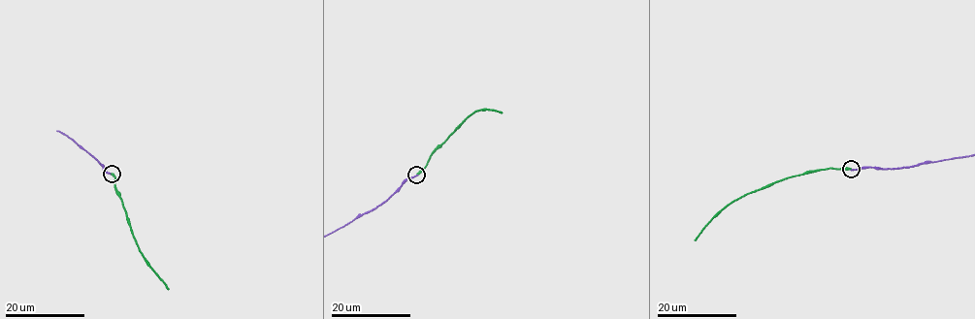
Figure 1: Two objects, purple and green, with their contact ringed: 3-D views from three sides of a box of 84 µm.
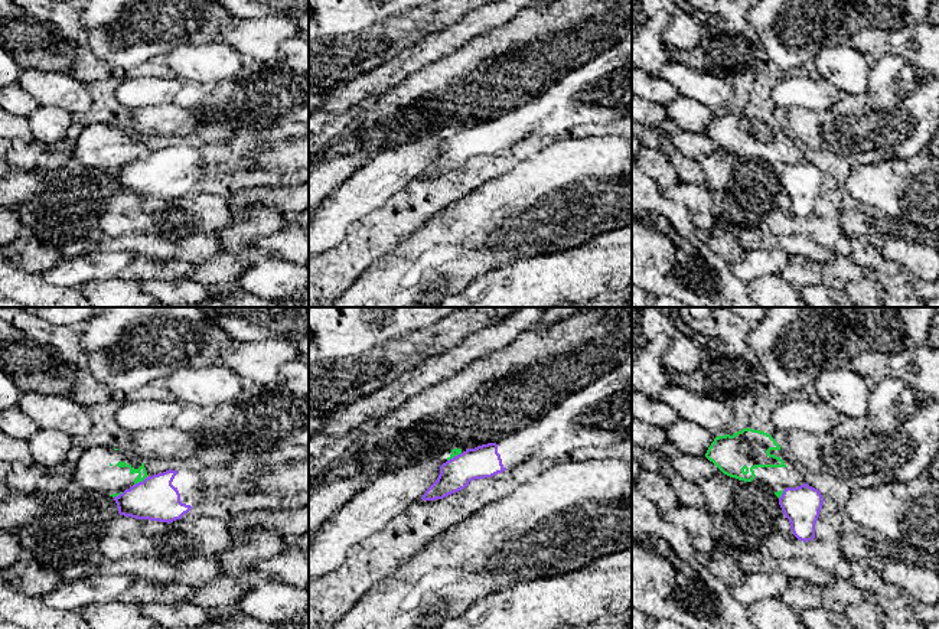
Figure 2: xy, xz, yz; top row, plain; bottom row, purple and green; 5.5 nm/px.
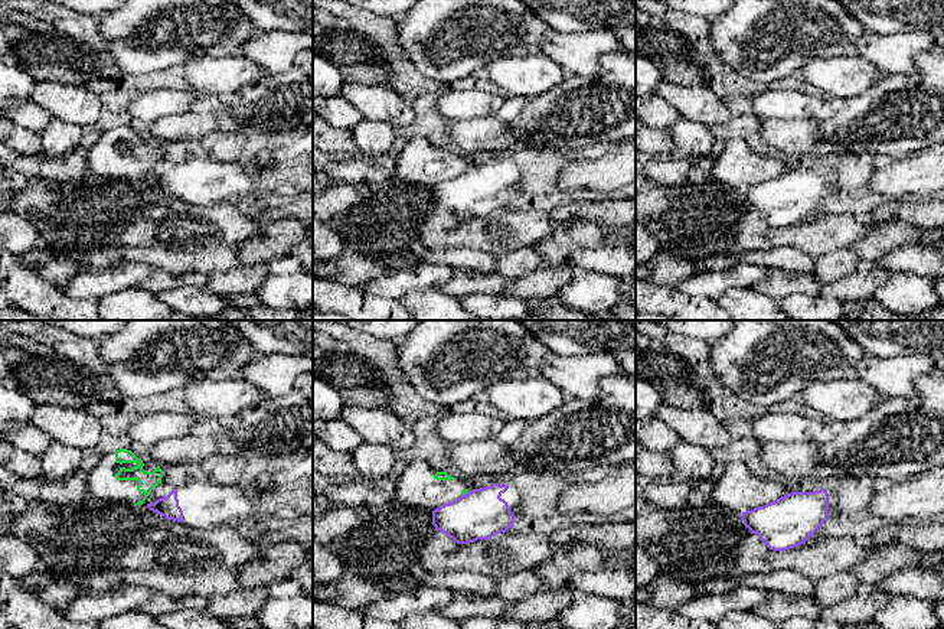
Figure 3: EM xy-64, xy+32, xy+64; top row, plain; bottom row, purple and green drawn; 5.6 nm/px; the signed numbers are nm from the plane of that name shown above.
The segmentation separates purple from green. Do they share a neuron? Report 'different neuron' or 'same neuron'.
different neuron

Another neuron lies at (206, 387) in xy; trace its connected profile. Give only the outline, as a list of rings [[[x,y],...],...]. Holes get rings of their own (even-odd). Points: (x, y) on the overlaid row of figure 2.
[[[225,365],[179,368],[166,378],[167,387],[182,405],[212,410],[237,397],[247,382]]]

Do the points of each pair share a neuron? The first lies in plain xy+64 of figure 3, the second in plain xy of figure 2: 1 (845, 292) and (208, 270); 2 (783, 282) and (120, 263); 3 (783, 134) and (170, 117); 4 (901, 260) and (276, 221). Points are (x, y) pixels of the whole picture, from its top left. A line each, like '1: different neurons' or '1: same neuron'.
1: same neuron
2: different neurons
3: same neuron
4: different neurons

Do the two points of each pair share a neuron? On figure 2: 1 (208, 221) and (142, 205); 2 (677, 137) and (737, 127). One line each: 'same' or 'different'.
1: same
2: different

